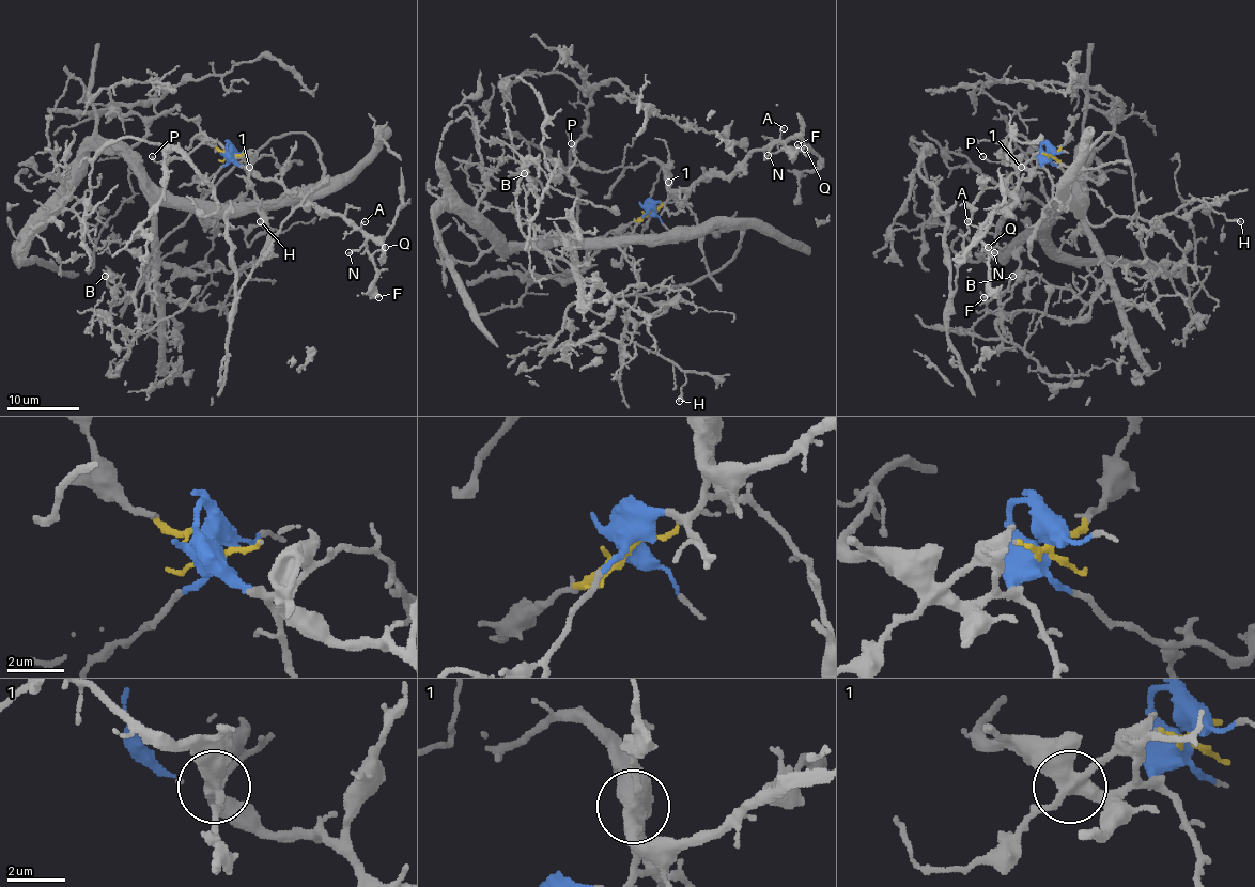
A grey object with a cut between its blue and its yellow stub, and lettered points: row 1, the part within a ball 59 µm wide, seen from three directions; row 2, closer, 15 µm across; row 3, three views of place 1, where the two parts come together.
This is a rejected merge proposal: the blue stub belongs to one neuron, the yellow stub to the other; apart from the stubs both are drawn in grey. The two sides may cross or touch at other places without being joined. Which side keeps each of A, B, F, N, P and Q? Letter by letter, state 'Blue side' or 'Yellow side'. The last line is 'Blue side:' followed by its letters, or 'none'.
A: Blue side
B: Yellow side
F: Blue side
N: Blue side
P: Blue side
Q: Blue side
Blue side: A, F, N, P, Q

